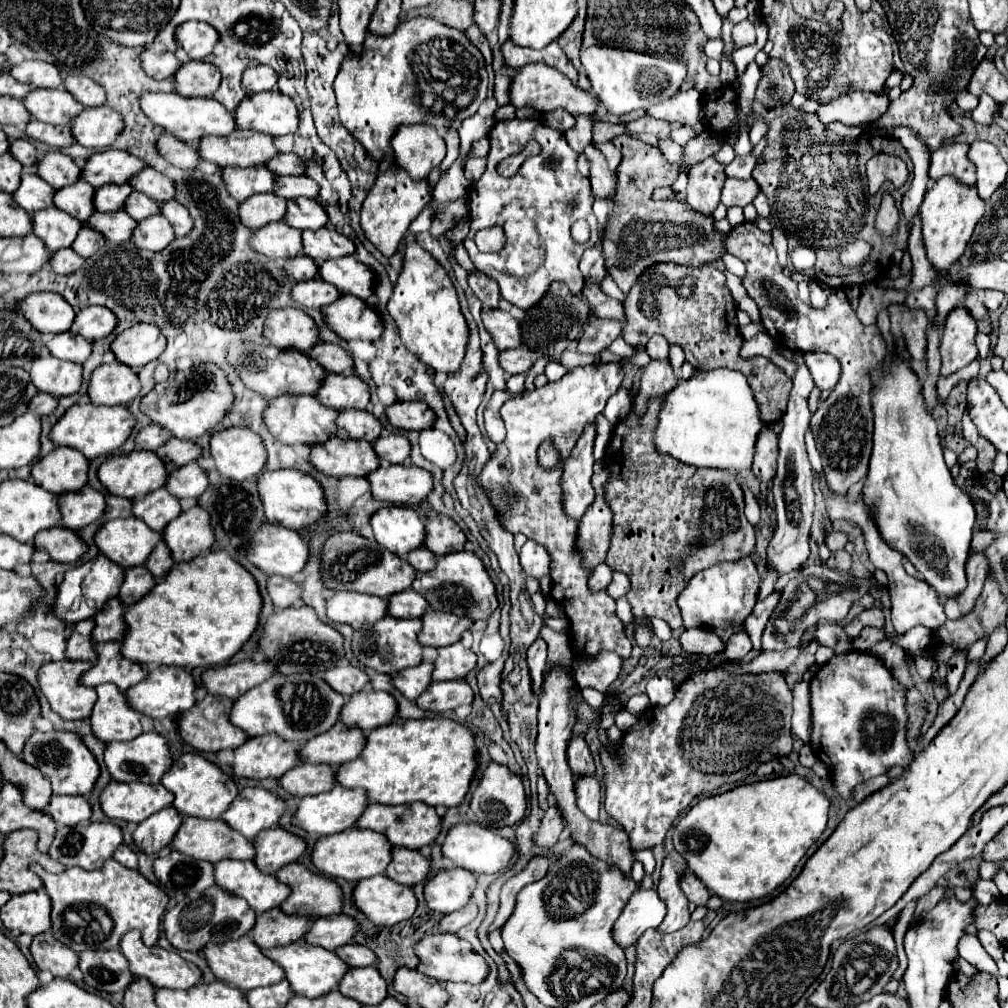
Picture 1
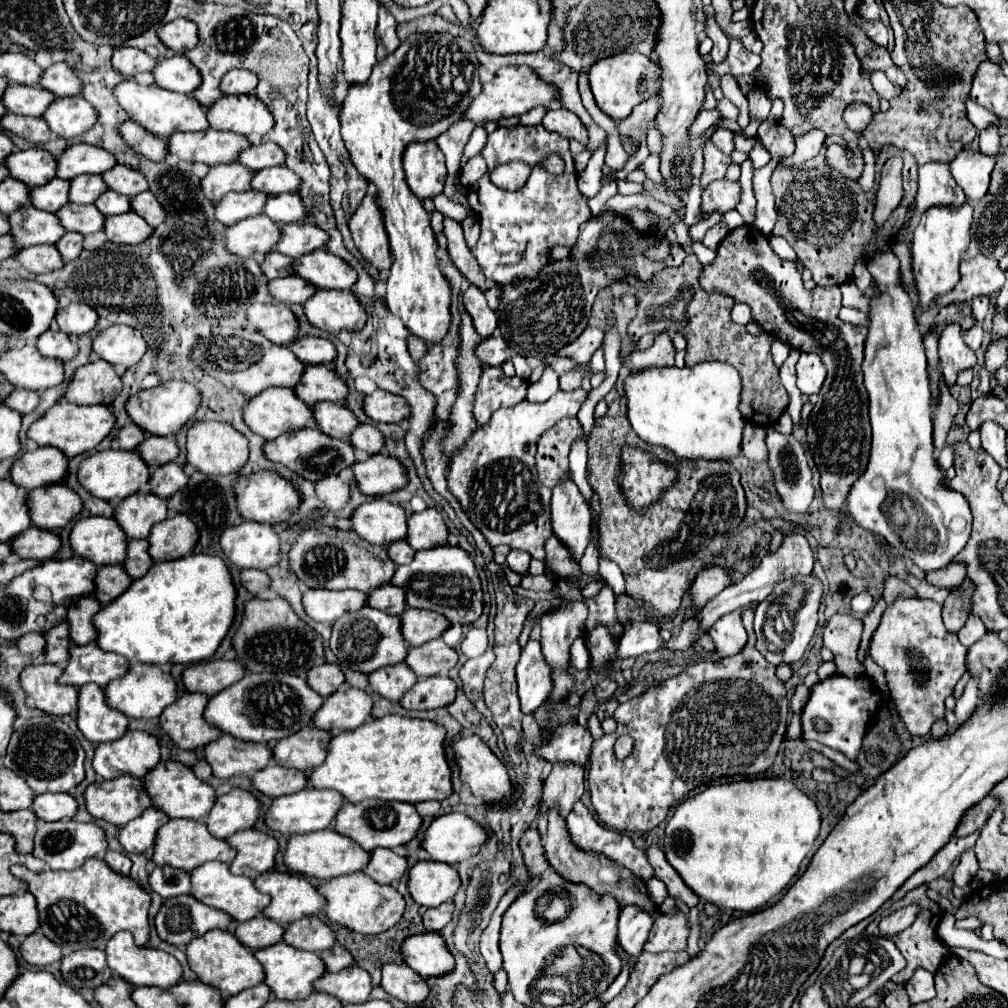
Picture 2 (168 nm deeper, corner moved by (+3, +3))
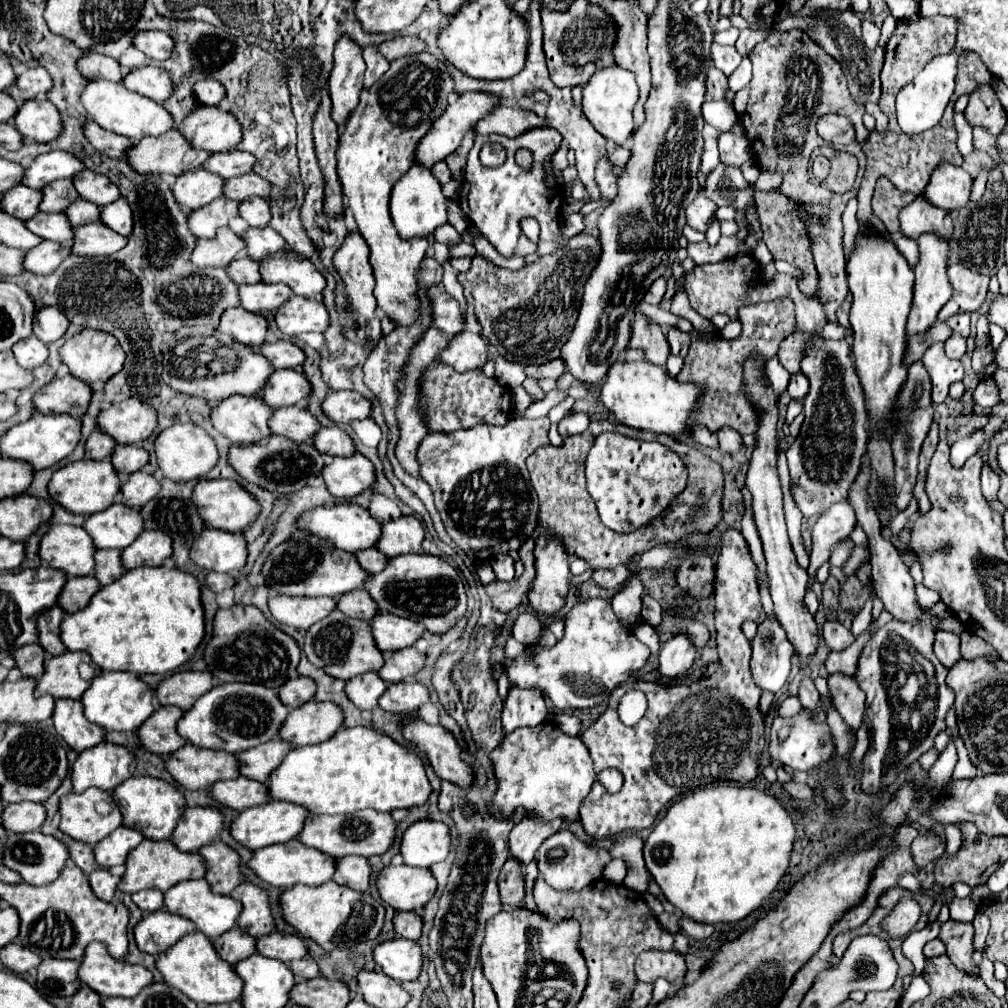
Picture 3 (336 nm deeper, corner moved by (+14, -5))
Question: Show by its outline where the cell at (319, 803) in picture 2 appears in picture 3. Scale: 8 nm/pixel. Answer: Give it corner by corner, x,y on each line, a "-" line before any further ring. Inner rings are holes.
272,800
268,804
260,804
260,806
252,806
248,810
242,810
232,820
230,834
238,844
242,844
250,850
258,850
258,848
264,848
264,846
272,846
272,844
280,844
280,842
288,842
288,840
296,838
296,834
304,826
306,816
308,816
306,808
300,808
296,804
288,804
288,802

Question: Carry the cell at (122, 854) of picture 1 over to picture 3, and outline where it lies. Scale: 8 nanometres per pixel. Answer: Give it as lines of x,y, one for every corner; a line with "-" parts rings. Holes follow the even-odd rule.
100,868
100,870
96,870
96,872
90,874
90,888
104,902
112,902
118,882
120,882
120,878
118,876
112,876
104,868

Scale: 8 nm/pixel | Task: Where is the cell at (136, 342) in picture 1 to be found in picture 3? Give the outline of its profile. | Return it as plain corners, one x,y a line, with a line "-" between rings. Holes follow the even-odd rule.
84,328
84,330
76,332
60,348
60,360
70,368
70,374
86,384
106,382
108,378
112,378
116,372
120,372
124,358
126,358
126,354
124,354
122,346
118,344
118,340
112,334
100,332
94,328

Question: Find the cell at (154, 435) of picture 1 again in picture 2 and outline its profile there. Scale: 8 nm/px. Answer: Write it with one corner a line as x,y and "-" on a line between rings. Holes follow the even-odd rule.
131,422
119,430
119,434
115,438
115,446
121,450
135,450
137,444
141,444
145,438
147,438
147,434
141,428
137,428
137,424

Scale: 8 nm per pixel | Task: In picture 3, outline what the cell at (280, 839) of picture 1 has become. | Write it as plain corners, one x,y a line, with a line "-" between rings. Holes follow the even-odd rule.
218,840
214,844
208,844
200,848
198,854
206,864
204,880
208,880
214,894
228,896
242,882
242,874
238,868
240,856
224,842

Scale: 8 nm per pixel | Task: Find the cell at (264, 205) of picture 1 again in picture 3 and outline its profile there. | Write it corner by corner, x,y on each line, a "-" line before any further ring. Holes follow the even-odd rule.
220,196
212,200
212,204
192,210
188,214
188,228
196,238
212,238
216,236
216,230
228,226
234,216
238,216
238,204

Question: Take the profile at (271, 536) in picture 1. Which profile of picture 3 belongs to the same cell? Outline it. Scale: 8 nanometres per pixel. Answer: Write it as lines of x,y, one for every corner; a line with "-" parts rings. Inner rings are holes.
206,528
190,548
190,558
206,570
234,574
246,564
246,540
242,534

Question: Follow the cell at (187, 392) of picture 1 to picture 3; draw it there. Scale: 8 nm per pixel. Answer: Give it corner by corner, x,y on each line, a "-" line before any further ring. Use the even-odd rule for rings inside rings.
128,398
102,410
96,422
98,430
112,436
116,444
140,444
154,432
156,412
140,400

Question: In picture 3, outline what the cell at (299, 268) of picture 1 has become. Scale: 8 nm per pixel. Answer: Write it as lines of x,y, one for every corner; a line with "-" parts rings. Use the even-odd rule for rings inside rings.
240,254
232,260
232,264
226,266
228,276
232,276
234,284
254,284
260,280
260,272
258,272
260,264
248,256
240,258

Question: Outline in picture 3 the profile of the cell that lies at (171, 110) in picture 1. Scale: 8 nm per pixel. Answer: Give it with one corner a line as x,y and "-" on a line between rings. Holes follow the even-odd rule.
92,80
86,84
84,92
80,94
80,100
82,100
90,120
100,124
104,130
130,138
132,142
142,140
144,136
160,136
160,134
172,130
172,116
168,112
164,112
164,108
158,102
152,102
150,98
144,98
140,94
126,90
124,84
120,84
120,82
112,84
106,80

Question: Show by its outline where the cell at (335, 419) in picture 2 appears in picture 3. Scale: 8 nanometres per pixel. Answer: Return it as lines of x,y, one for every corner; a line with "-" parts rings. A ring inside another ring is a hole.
288,406
272,412
272,420
268,420
272,434
288,436
294,442
310,442
318,432
318,420
304,406

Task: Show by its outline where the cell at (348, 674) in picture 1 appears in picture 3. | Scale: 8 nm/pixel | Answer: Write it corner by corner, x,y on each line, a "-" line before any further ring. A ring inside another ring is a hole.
298,676
288,680
288,684
284,684
278,692
282,704
288,704
288,708
298,708
300,704
306,704
314,698
316,694
316,684
314,680
306,678
306,676

